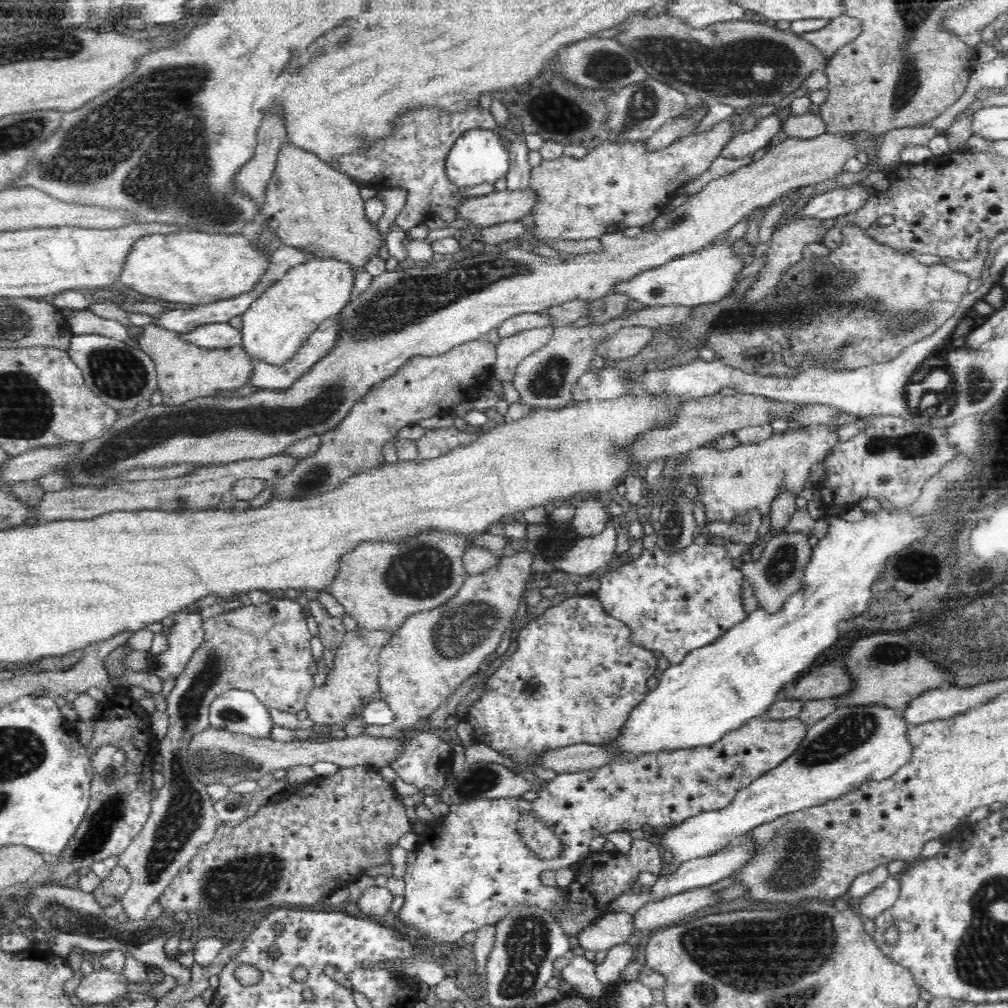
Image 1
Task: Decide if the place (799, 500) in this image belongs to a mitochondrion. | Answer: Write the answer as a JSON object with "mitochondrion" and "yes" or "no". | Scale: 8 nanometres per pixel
{"mitochondrion":"no"}

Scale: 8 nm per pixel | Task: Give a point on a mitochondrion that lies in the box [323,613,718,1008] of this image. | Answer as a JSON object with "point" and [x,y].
{"point":[528,940]}

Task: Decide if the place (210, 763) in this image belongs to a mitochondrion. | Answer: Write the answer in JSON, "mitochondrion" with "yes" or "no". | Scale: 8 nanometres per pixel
{"mitochondrion":"yes"}

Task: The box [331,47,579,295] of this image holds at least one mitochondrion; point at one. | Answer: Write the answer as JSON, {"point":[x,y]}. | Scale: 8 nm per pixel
{"point":[546,106]}

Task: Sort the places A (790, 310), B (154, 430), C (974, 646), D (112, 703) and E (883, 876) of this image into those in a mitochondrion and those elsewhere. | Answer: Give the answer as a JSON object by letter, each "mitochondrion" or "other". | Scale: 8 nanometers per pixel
{"A":"mitochondrion","B":"mitochondrion","C":"mitochondrion","D":"other","E":"other"}

